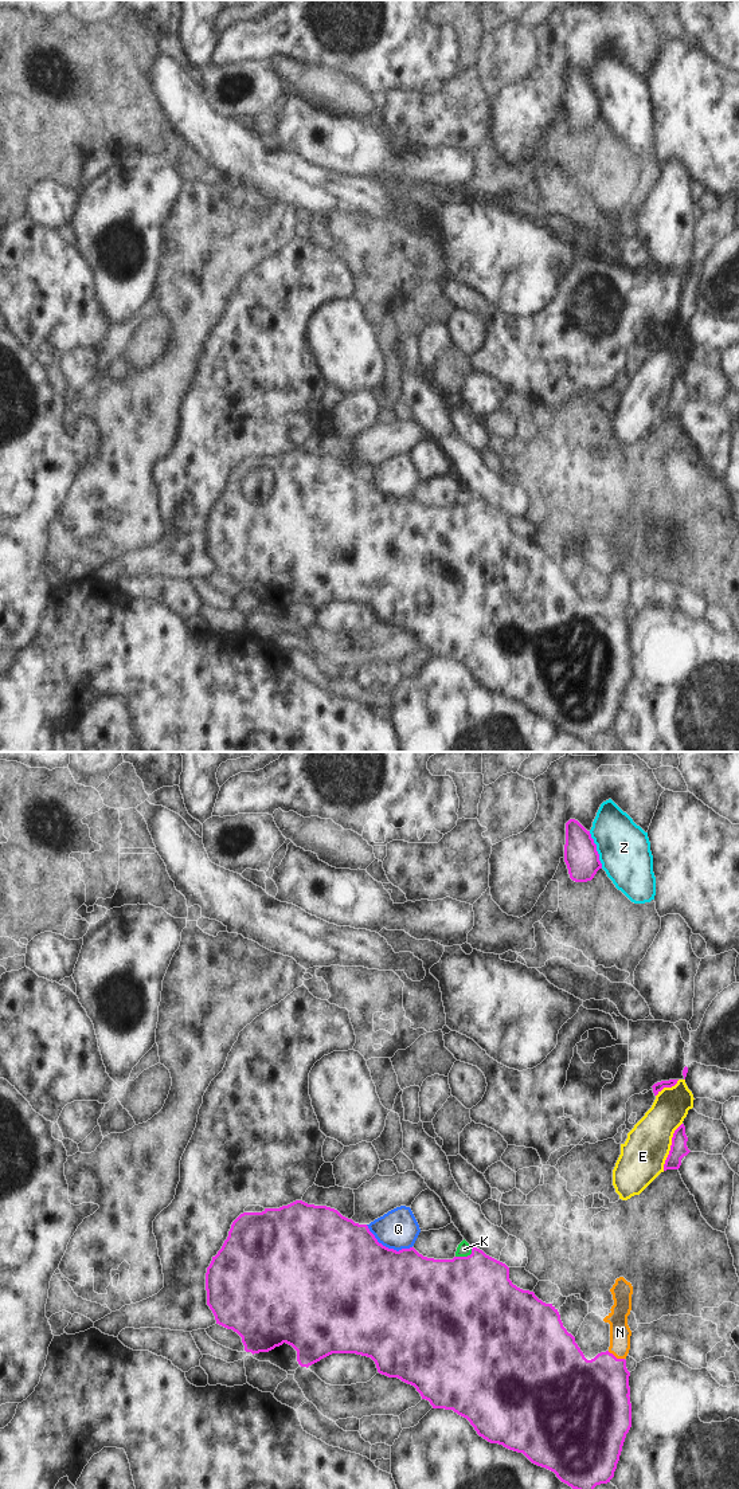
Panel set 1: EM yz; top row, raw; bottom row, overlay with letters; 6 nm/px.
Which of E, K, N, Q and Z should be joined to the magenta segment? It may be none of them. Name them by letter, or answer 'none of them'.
N

